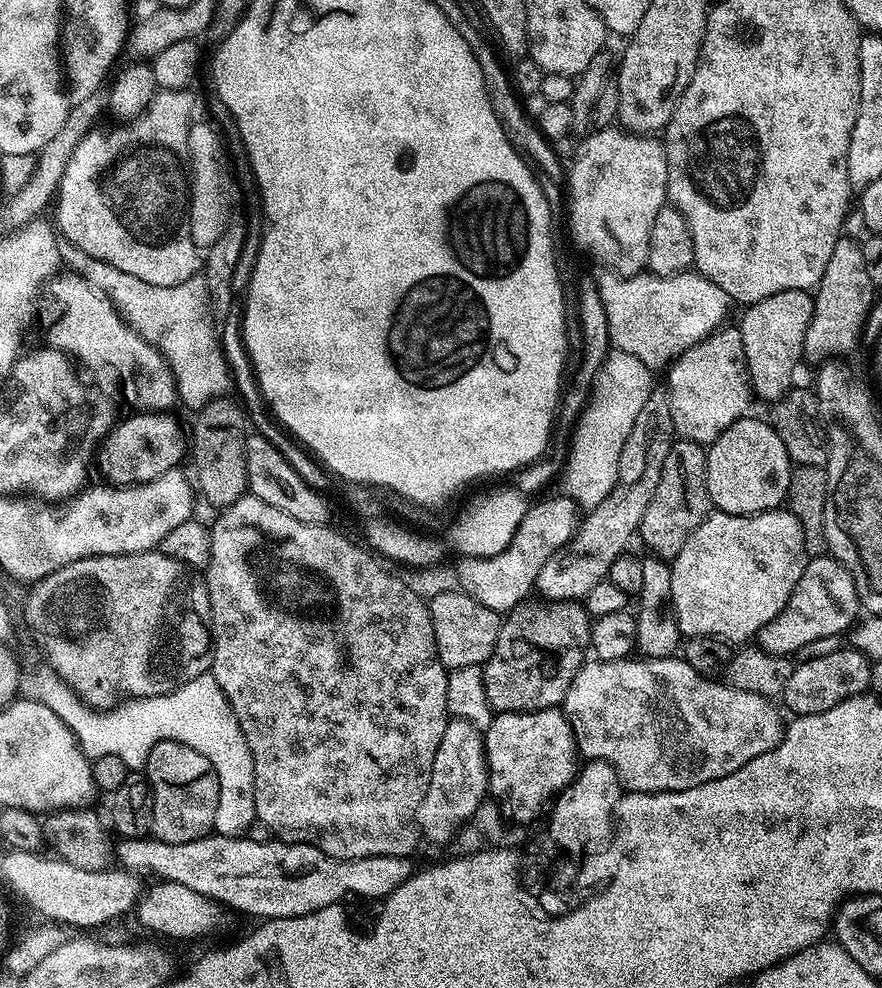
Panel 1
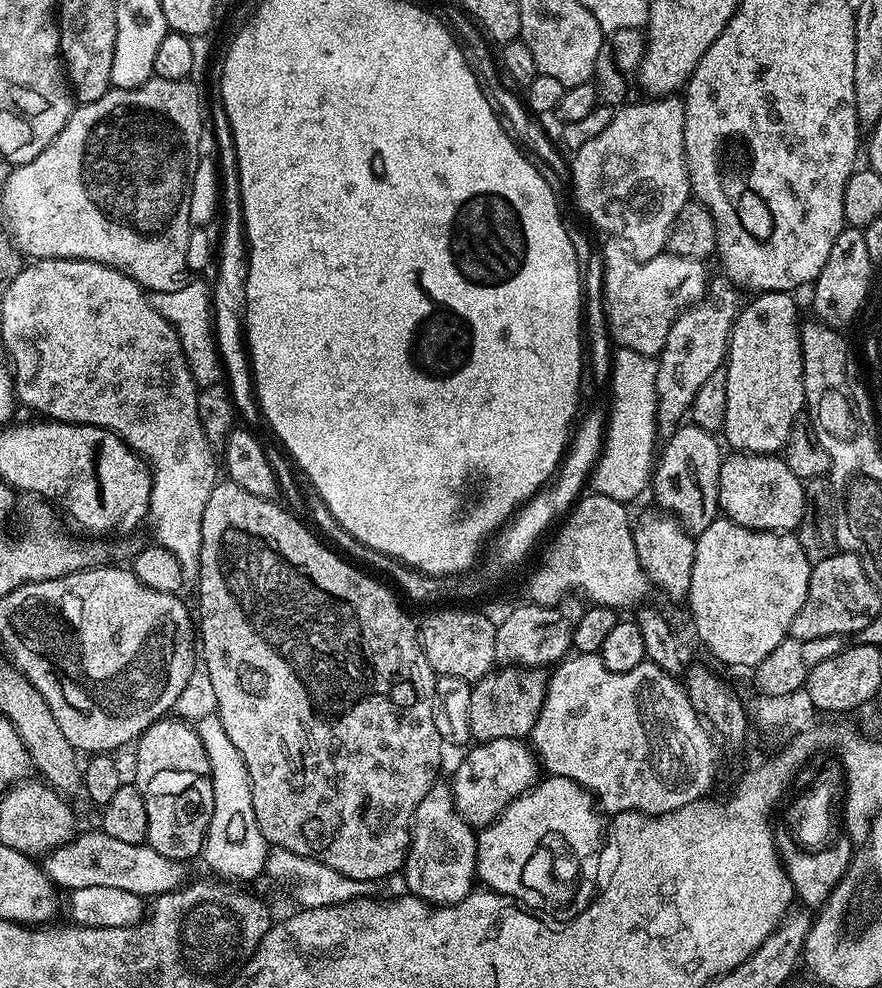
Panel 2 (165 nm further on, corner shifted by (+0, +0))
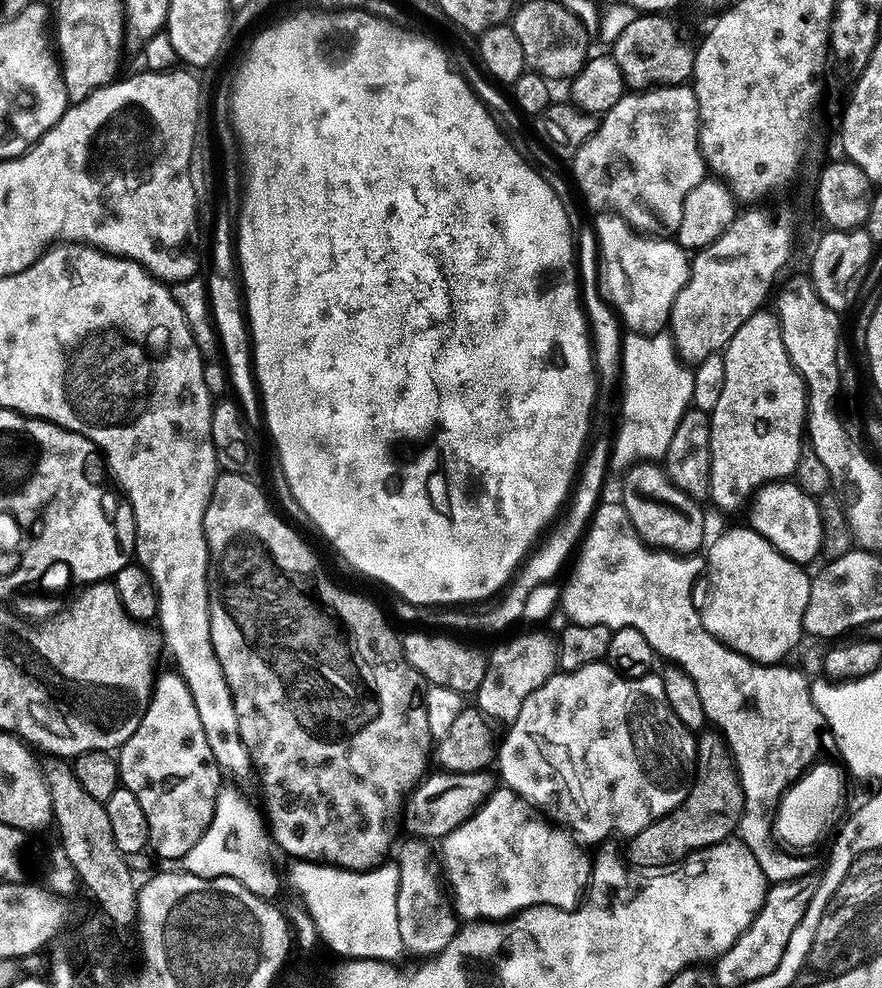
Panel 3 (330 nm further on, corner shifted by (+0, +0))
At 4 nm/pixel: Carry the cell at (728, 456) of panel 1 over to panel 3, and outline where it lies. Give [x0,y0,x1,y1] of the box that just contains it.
[747,482,822,566]

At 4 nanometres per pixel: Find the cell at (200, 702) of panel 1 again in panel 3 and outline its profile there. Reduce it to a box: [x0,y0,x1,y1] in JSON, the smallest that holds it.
[178,790,278,901]

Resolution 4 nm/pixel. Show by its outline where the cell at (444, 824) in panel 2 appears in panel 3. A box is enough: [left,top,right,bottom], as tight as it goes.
[398,838,458,958]

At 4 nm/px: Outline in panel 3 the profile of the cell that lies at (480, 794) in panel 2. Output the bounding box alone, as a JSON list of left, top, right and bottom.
[402,771,494,842]

